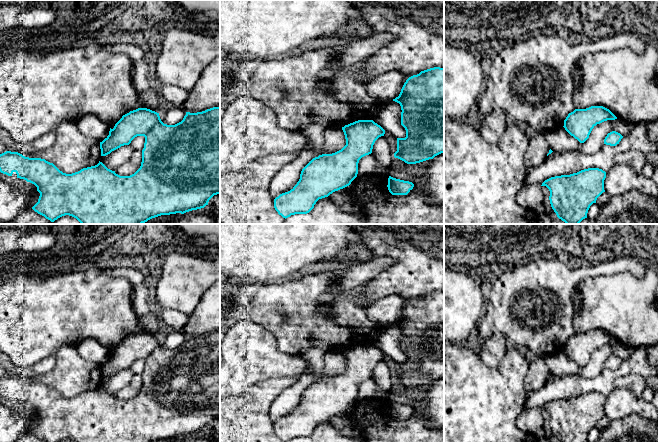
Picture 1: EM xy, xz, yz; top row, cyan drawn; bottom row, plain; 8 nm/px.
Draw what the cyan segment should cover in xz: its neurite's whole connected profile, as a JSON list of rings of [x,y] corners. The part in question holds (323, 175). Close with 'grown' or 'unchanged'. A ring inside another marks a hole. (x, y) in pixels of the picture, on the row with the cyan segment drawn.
[[[358,120],[342,127],[346,145],[332,154],[322,154],[313,158],[301,171],[297,184],[288,192],[274,199],[274,208],[283,218],[295,214],[307,214],[319,199],[328,197],[335,191],[351,184],[357,177],[359,160],[372,153],[375,141],[384,136],[385,130],[373,120]]]; unchanged

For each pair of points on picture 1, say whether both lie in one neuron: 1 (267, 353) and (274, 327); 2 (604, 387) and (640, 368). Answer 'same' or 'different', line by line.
1: different
2: same

